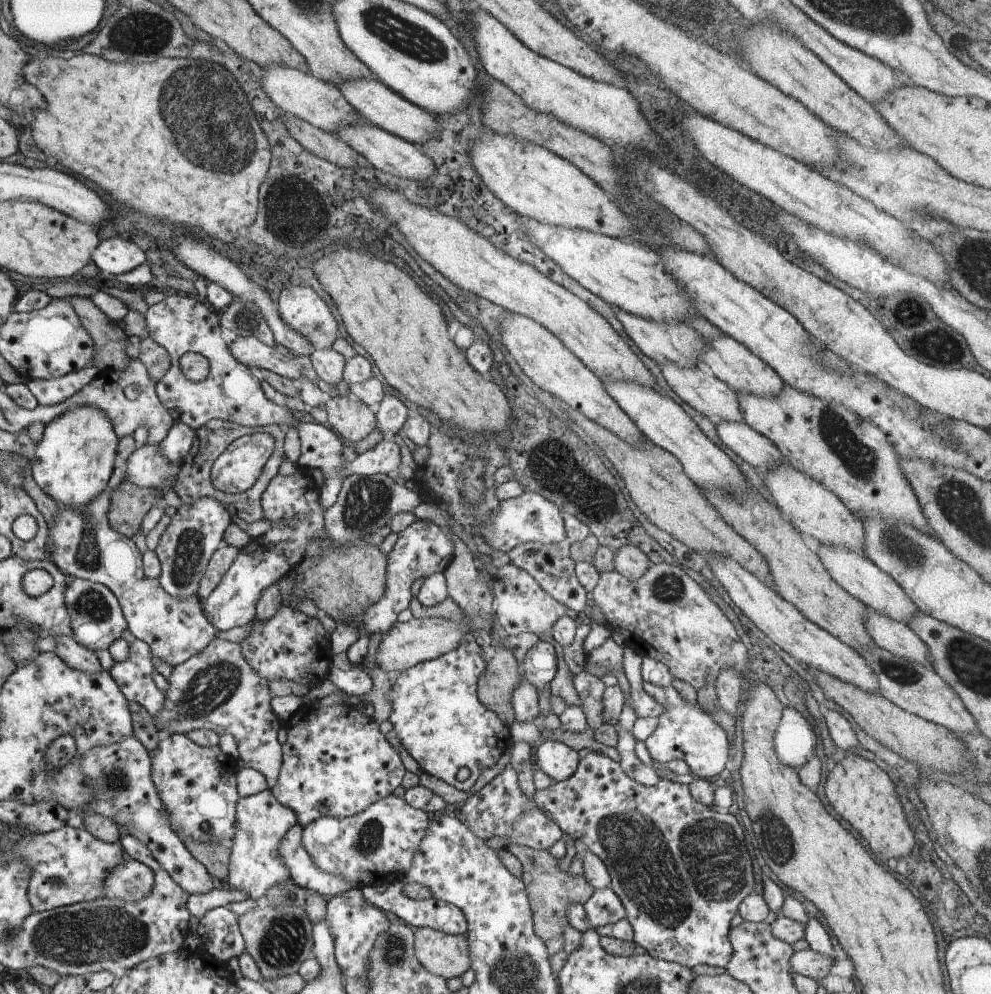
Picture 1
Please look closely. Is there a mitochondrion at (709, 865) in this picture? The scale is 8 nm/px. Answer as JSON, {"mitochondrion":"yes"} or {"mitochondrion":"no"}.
{"mitochondrion":"yes"}

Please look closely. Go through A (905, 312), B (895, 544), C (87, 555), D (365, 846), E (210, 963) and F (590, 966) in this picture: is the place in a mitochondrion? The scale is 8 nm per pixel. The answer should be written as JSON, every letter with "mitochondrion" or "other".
{"A":"mitochondrion","B":"mitochondrion","C":"mitochondrion","D":"mitochondrion","E":"other","F":"other"}

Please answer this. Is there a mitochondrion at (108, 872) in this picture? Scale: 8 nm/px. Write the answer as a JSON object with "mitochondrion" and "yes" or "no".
{"mitochondrion":"no"}

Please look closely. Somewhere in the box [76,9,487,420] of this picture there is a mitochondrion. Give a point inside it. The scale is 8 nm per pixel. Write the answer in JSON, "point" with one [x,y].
{"point":[206,110]}

